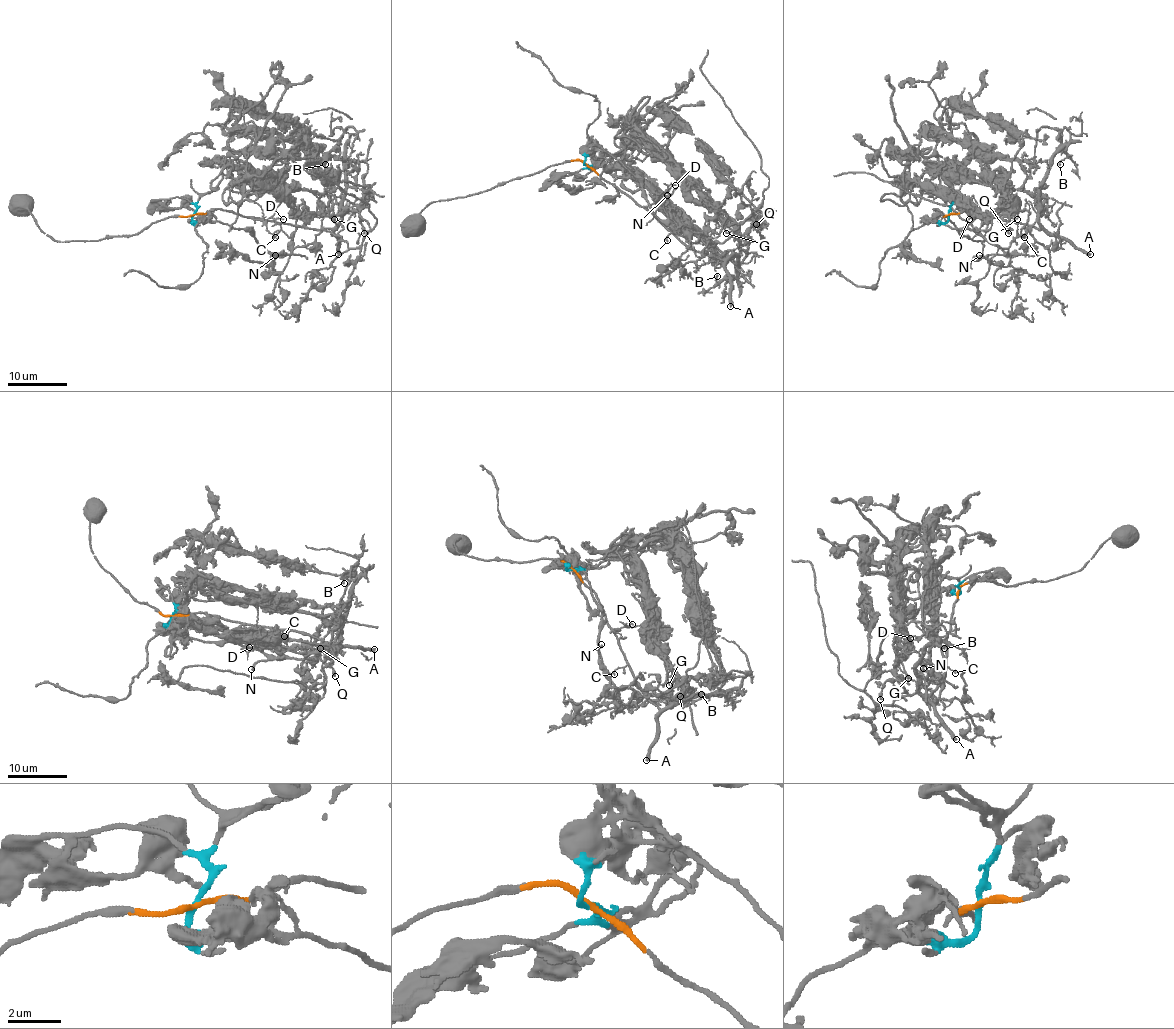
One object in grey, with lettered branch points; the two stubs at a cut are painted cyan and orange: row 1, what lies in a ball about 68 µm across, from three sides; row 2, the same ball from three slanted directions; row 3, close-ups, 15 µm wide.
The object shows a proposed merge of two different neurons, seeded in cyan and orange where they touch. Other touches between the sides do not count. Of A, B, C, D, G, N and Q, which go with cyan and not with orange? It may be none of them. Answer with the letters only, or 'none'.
B, G, N, Q

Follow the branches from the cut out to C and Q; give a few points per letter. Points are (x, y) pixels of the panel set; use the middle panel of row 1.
C: (586, 165), (645, 207), (665, 225), (672, 232), (666, 238), (667, 241)
Q: (586, 165), (592, 168), (614, 156), (638, 120), (659, 158), (699, 202), (721, 210), (740, 233), (757, 225)

